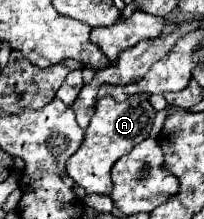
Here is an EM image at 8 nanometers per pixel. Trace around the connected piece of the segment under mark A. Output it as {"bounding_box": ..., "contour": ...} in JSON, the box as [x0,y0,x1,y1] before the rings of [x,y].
{"bounding_box":[66,96,156,194],"contour":[[[110,96],[100,98],[96,102],[96,112],[90,120],[90,126],[86,128],[82,146],[66,162],[68,176],[76,180],[76,184],[80,184],[88,194],[110,194],[112,190],[110,170],[114,162],[150,136],[154,116],[156,116],[156,110],[150,106],[148,100],[130,98],[124,102],[116,102]]]}

